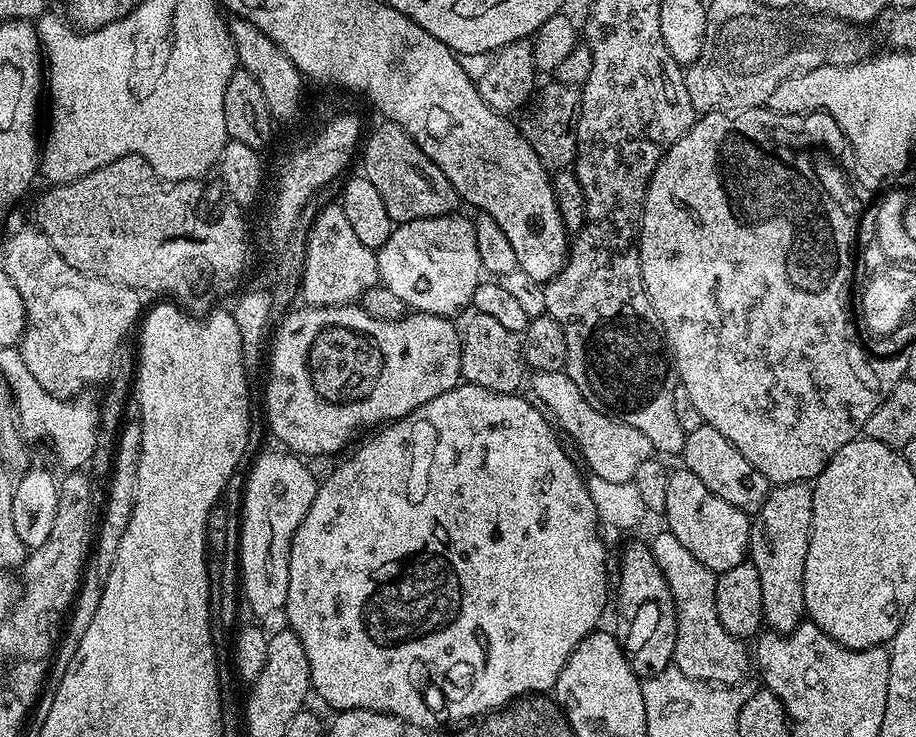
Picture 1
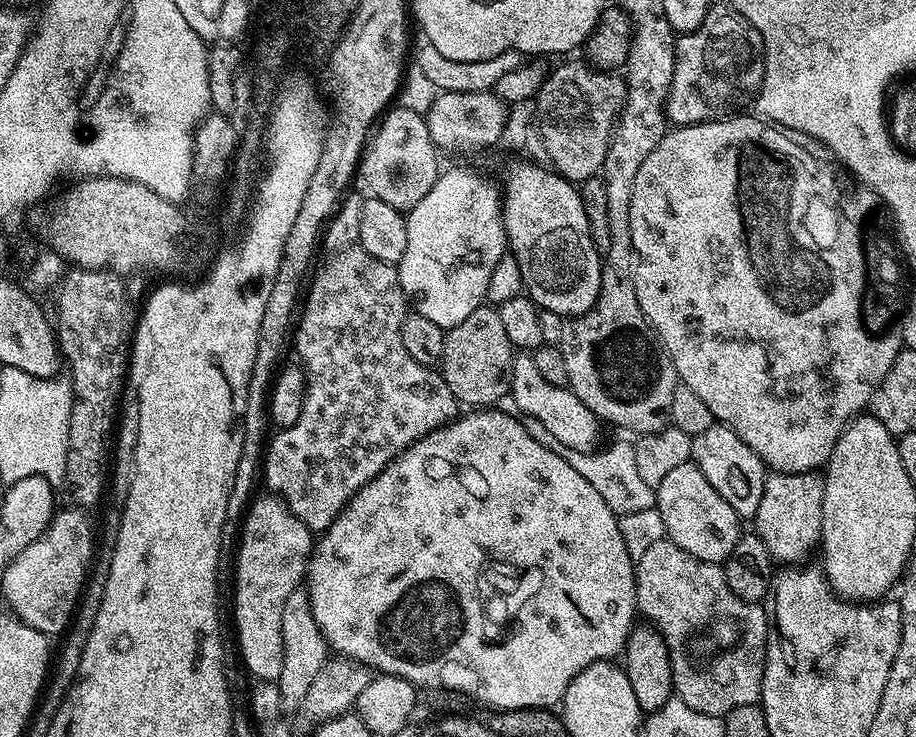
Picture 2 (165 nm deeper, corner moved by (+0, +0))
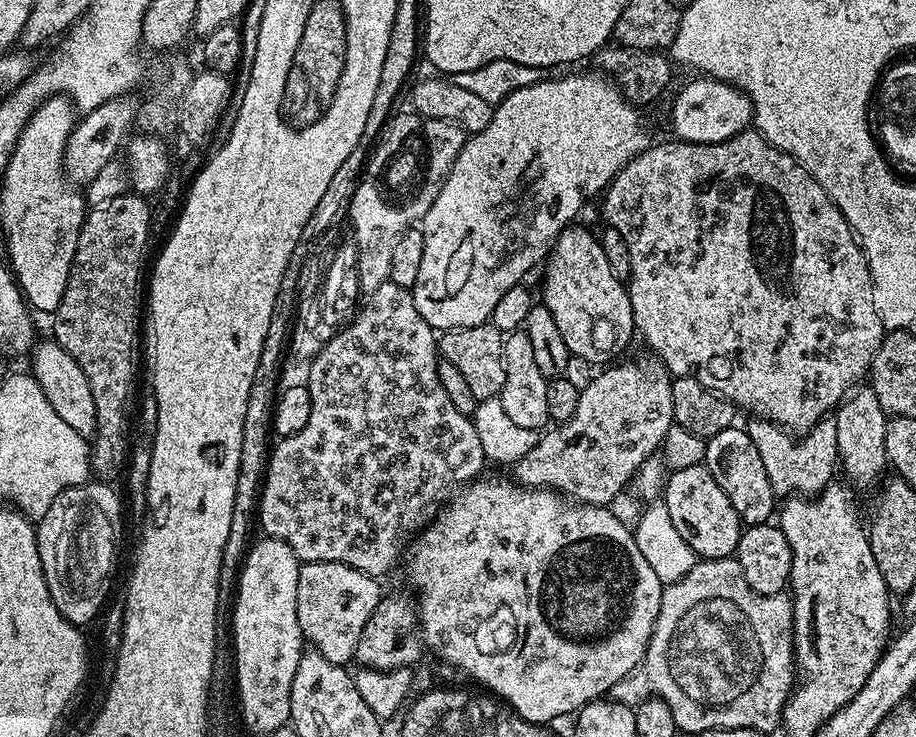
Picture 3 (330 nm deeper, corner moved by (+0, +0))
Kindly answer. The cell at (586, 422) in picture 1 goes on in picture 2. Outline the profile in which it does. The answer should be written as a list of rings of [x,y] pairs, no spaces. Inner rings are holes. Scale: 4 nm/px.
[[[520,354],[513,359],[510,393],[525,417],[538,419],[563,445],[582,452],[592,452],[597,447],[595,444],[600,436],[601,425],[596,415],[588,409],[586,402],[582,402],[582,398],[574,395],[571,388],[556,387],[546,382],[531,355]]]

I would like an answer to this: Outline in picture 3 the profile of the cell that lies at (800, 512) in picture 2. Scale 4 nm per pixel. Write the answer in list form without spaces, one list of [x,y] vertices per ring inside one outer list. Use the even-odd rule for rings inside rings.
[[[749,419],[746,431],[762,458],[766,478],[773,493],[780,498],[812,498],[833,483],[832,475],[838,472],[838,430],[835,419],[819,420],[809,432],[793,435],[772,420]]]

